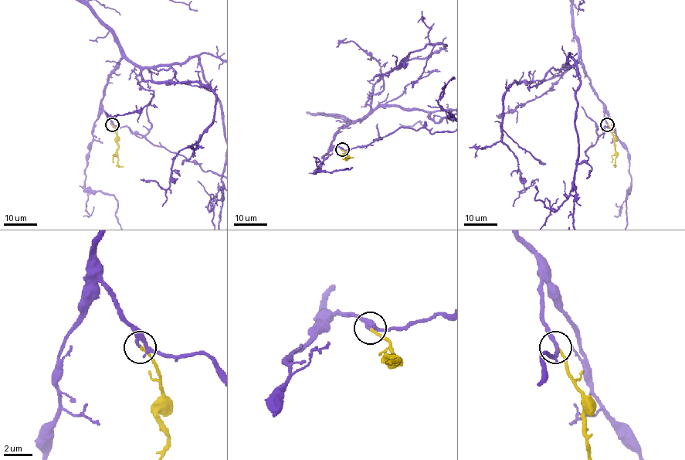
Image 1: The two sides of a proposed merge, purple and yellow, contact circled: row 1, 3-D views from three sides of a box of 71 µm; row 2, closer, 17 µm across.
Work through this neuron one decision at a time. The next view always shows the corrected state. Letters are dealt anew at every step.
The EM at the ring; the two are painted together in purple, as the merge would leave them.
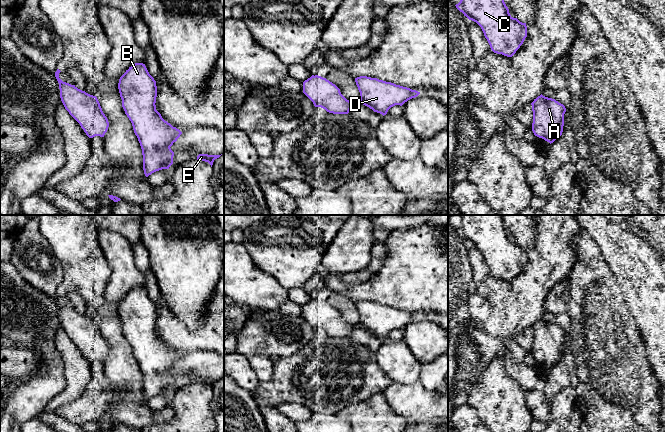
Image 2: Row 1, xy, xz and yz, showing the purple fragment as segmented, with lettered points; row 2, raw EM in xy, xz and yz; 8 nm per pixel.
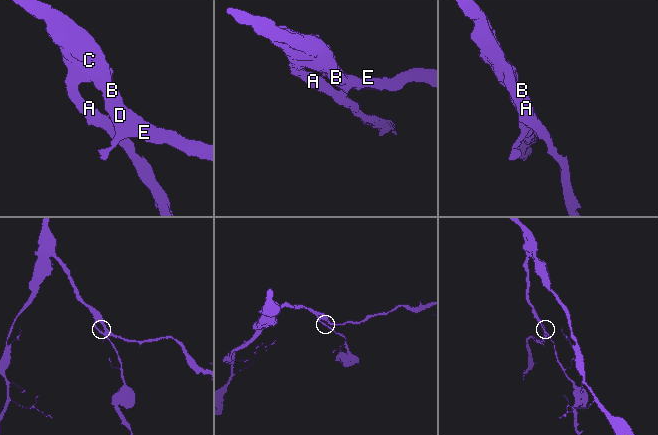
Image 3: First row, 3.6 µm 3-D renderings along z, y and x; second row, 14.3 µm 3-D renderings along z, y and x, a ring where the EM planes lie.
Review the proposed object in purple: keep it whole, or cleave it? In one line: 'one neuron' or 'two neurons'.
one neuron

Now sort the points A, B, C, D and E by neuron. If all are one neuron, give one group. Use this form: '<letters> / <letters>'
A B C D E

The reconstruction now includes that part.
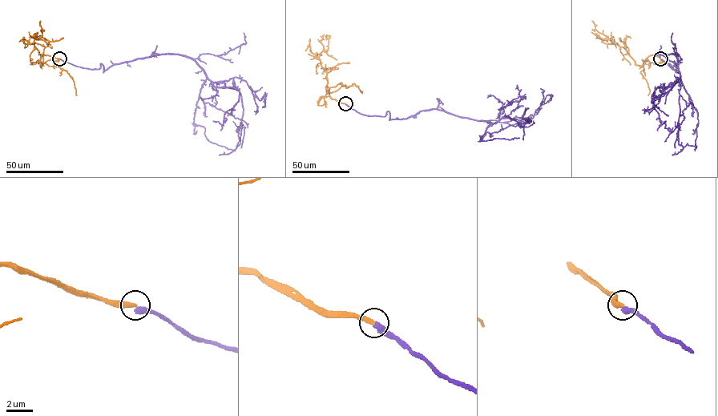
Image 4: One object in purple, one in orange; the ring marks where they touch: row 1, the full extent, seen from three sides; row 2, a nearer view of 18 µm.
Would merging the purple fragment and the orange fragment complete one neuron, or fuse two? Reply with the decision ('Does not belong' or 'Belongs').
Does not belong

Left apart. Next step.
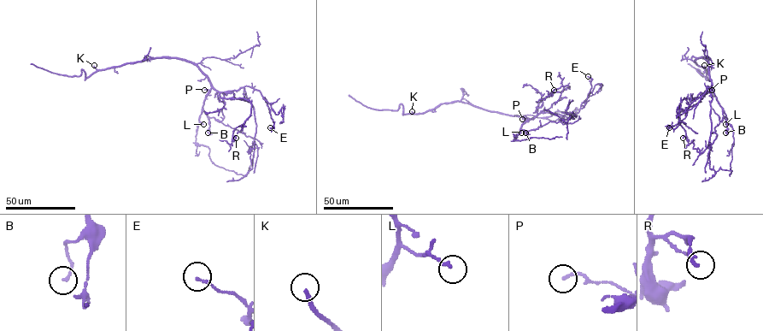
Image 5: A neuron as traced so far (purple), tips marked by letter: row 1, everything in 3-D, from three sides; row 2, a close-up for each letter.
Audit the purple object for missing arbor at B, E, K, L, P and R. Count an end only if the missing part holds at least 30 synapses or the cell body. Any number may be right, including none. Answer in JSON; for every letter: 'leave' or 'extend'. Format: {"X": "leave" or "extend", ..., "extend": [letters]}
{"B": "leave", "E": "leave", "K": "extend", "L": "leave", "P": "leave", "R": "leave", "extend": ["K"]}

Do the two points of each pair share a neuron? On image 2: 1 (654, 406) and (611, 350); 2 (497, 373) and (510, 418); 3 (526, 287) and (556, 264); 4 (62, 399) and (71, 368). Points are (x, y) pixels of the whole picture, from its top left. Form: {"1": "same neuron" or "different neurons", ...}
{"1": "different neurons", "2": "same neuron", "3": "same neuron", "4": "same neuron"}

